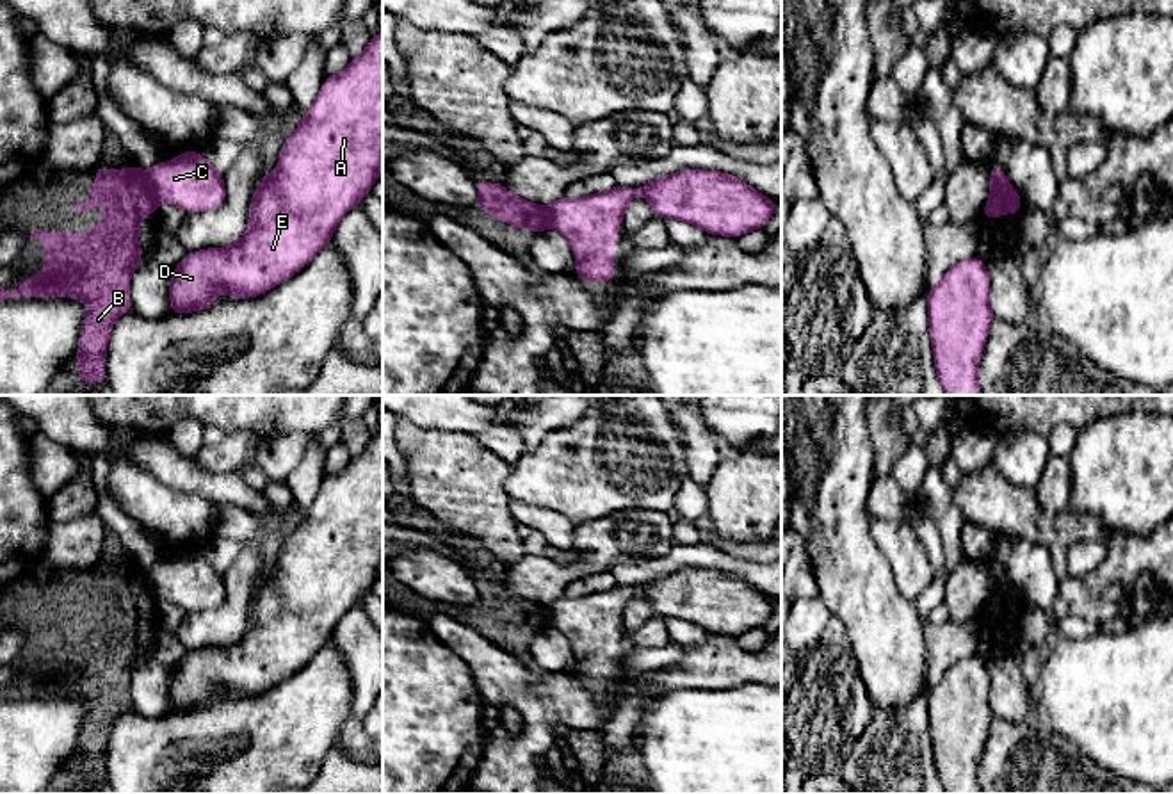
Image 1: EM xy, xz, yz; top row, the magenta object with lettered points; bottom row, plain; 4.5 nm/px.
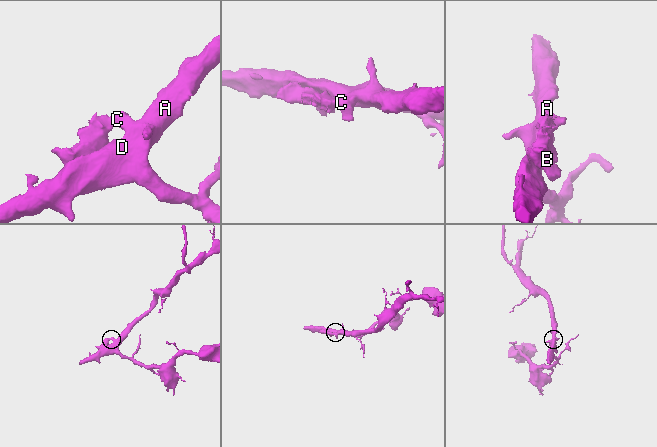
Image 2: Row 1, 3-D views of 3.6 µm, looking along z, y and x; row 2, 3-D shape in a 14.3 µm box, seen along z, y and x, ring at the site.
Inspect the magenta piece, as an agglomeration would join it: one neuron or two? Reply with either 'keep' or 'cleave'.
cleave

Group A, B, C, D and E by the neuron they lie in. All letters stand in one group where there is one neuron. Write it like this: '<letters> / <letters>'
A C D E / B

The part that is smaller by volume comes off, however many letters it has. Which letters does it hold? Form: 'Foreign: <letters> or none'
Foreign: B

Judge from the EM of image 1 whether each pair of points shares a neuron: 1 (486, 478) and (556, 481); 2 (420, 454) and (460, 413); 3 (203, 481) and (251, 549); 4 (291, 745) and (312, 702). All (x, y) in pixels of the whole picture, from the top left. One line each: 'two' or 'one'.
1: two
2: two
3: two
4: one

